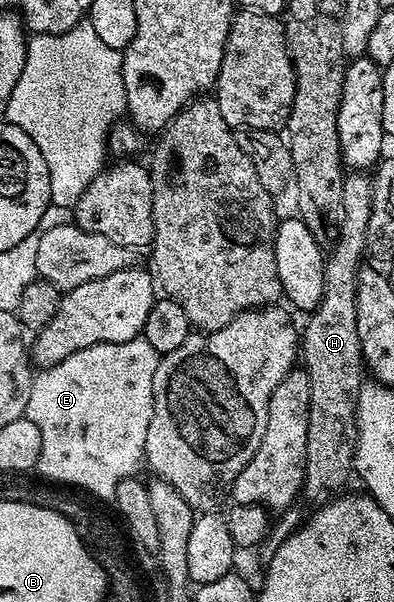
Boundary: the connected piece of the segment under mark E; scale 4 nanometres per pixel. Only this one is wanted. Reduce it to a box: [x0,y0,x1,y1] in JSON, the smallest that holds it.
[26,335,159,498]

